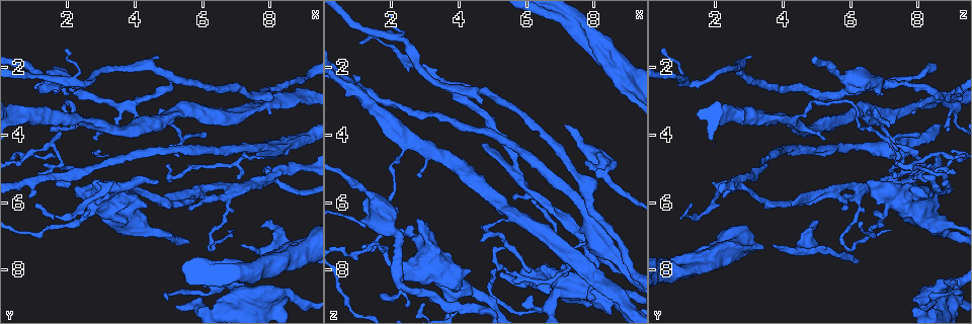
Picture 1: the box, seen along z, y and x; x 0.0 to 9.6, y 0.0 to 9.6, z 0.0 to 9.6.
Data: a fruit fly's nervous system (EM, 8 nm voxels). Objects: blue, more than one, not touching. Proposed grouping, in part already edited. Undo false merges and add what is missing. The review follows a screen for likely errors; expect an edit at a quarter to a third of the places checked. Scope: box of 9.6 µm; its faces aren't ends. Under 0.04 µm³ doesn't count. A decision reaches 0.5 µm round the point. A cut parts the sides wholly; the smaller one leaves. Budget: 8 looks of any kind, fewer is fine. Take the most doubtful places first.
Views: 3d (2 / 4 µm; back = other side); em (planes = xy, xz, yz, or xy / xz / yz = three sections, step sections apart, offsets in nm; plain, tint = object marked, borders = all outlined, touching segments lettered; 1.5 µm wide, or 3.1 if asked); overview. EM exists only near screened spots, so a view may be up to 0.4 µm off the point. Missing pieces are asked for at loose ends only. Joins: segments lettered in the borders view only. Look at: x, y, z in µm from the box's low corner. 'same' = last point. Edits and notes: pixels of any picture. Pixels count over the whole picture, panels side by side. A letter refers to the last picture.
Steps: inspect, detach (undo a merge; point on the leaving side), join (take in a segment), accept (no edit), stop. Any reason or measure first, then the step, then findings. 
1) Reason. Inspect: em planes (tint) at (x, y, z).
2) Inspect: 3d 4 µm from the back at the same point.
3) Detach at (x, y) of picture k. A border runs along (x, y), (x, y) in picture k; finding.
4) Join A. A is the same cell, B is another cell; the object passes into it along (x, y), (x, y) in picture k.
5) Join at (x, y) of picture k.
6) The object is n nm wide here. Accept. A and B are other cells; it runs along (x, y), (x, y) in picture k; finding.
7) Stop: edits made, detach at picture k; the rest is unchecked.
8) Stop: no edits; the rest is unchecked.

Free end. Inspect: 3d 4 µm at (5.25, 9.05, 8.20).

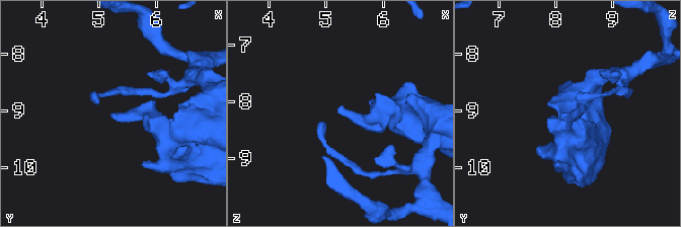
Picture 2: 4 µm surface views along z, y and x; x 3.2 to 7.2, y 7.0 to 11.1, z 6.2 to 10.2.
Inspect: em 3.1 µm xy step 8 (tint) at (5.20, 9.10, 8.15).

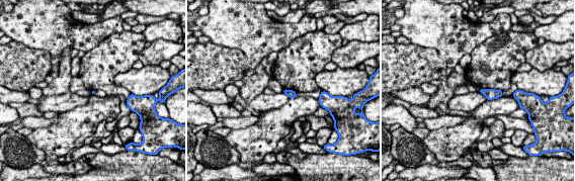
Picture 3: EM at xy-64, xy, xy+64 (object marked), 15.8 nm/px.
Inspect: em 3.1 µm planes (borders) at the same point.

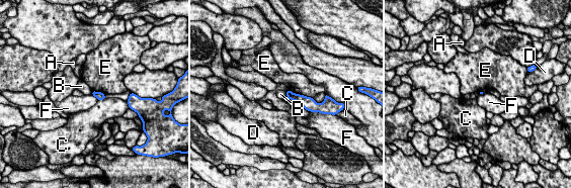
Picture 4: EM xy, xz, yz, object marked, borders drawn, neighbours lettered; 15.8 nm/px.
The longest contact is with E, 420 nm. Accept. A, B, C, D, E and F are other cells; no lettered segment goes on from it.

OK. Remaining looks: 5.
Free end. Inspect: em planes (borders) at (7.15, 7.20, 3.75).

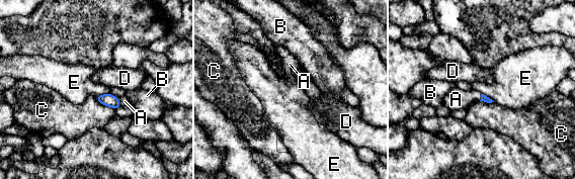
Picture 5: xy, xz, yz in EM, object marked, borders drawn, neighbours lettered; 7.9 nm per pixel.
Join A. A is the same cell, B, C, D and E are other cells; the object passes into it along (107, 99), (119, 101), (125, 101) in picture 5; the neuron continues.

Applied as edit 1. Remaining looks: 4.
Inspect: overview.

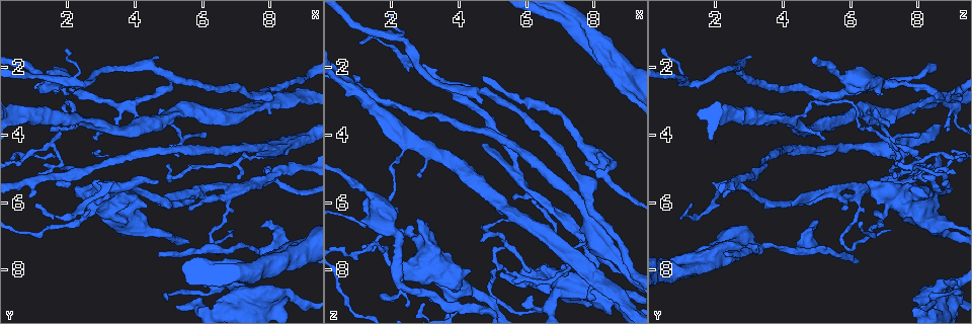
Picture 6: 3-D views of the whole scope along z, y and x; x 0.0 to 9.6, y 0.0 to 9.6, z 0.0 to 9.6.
Free end. Inspect: em planes (borders) at (7.80, 5.10, 8.85).

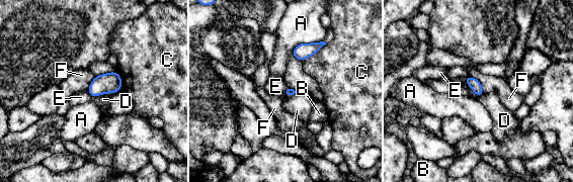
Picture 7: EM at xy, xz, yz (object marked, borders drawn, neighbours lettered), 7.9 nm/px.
Accept. A, B, C, D, E and F are other cells; a border runs along (465, 78), (471, 89), (480, 96) in picture 7; none of them fits.

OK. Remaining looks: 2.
Stop: edits made, join at picture 5; the rest is unchecked.

